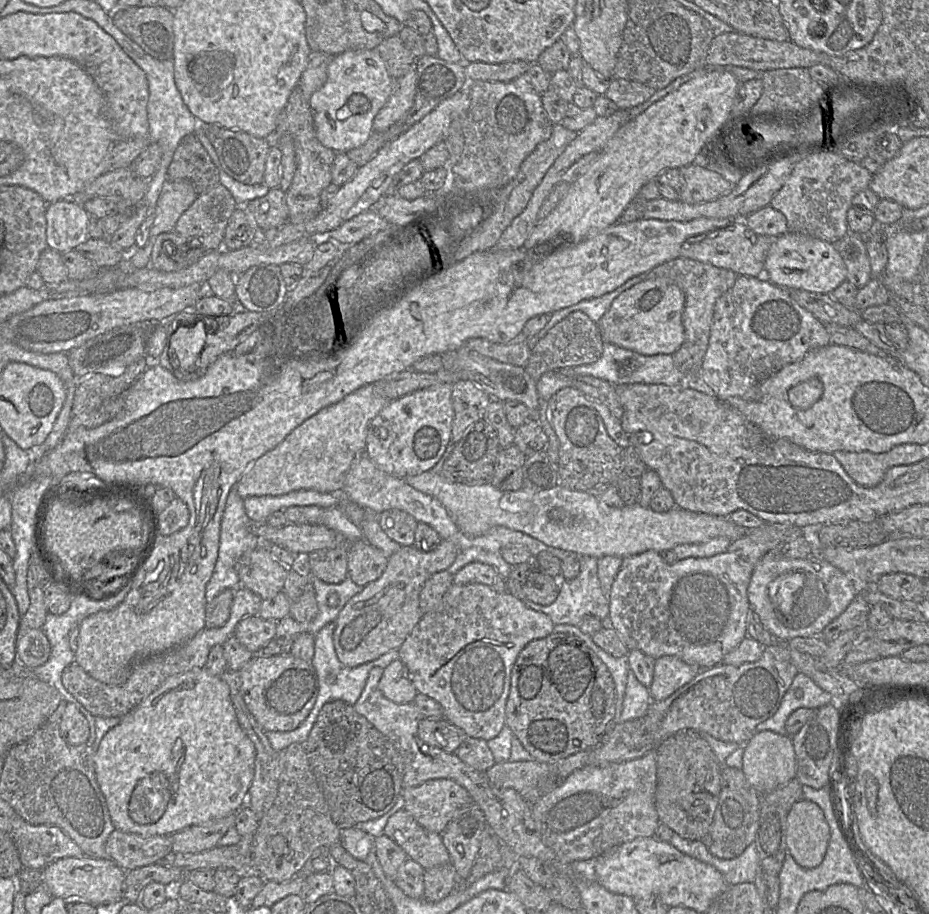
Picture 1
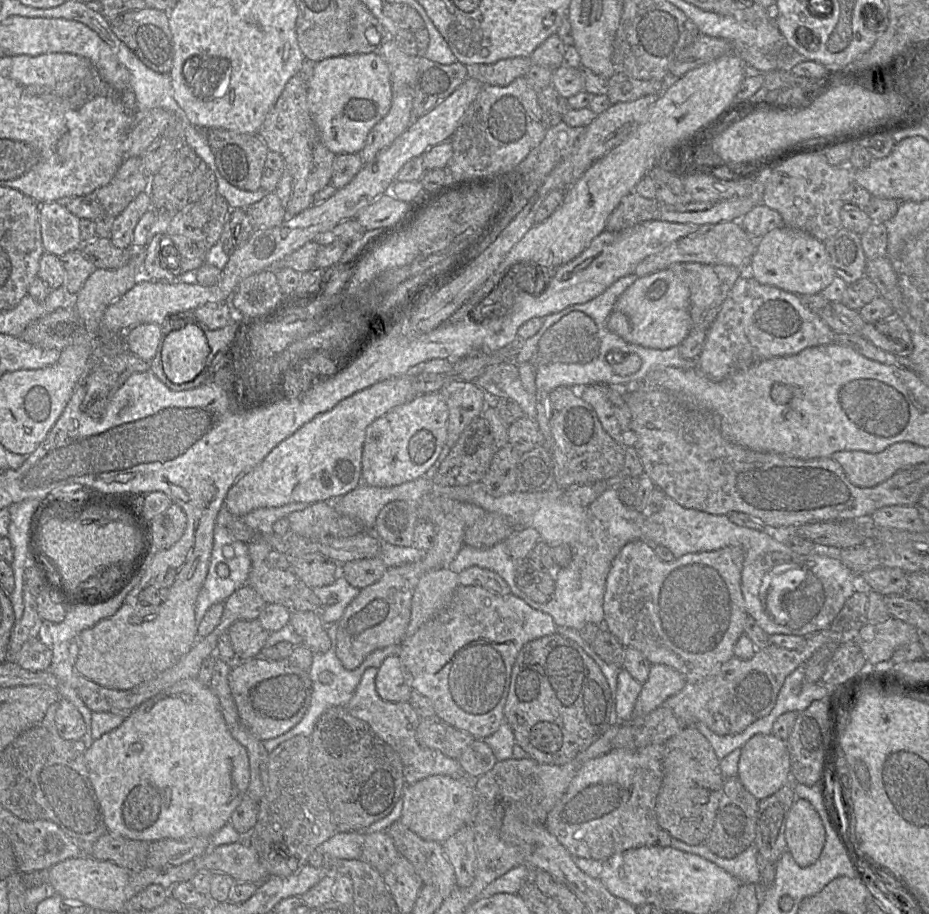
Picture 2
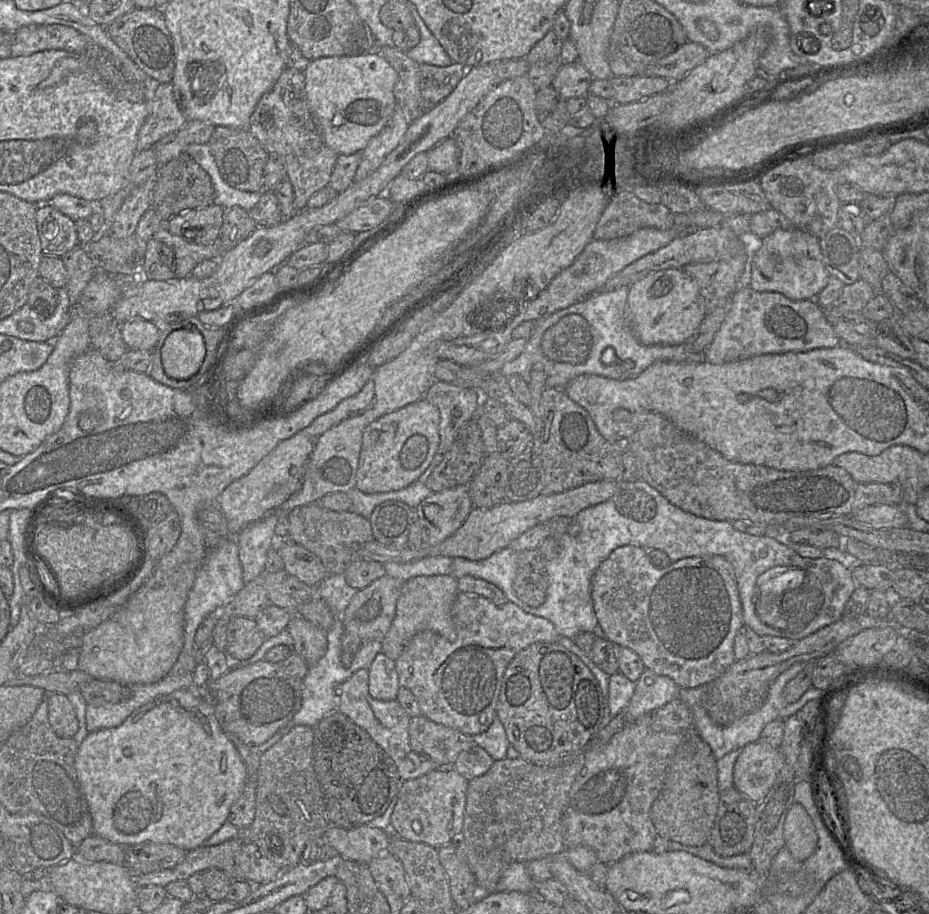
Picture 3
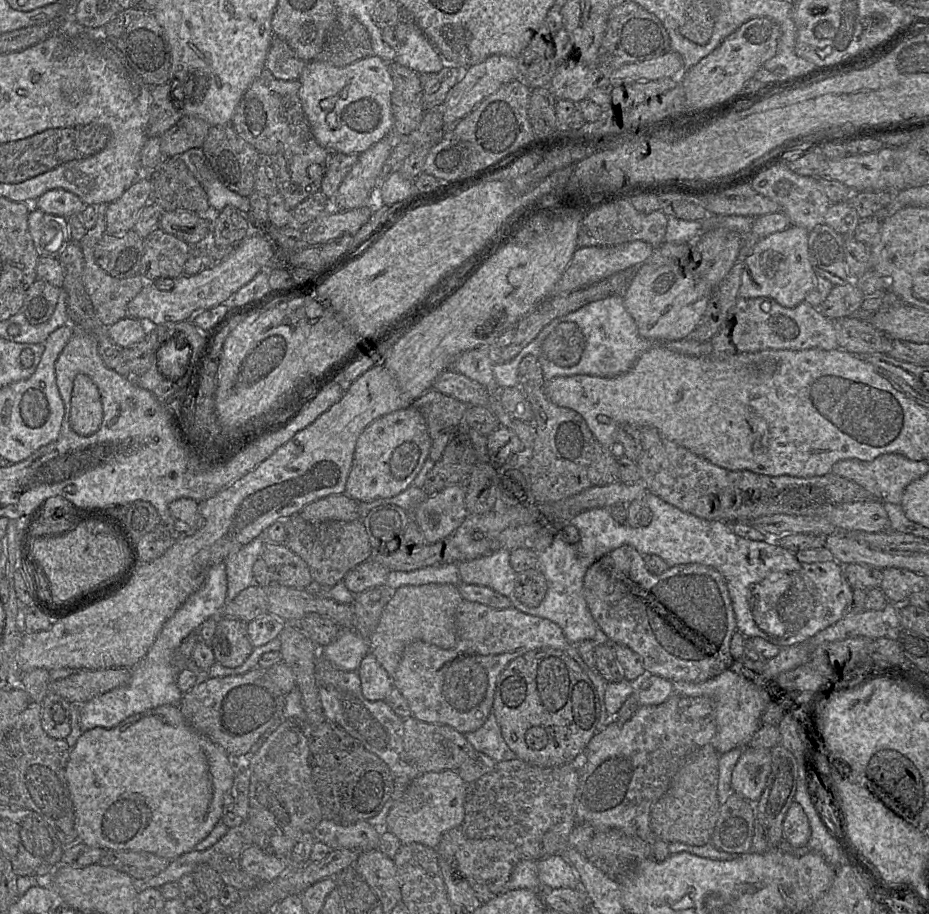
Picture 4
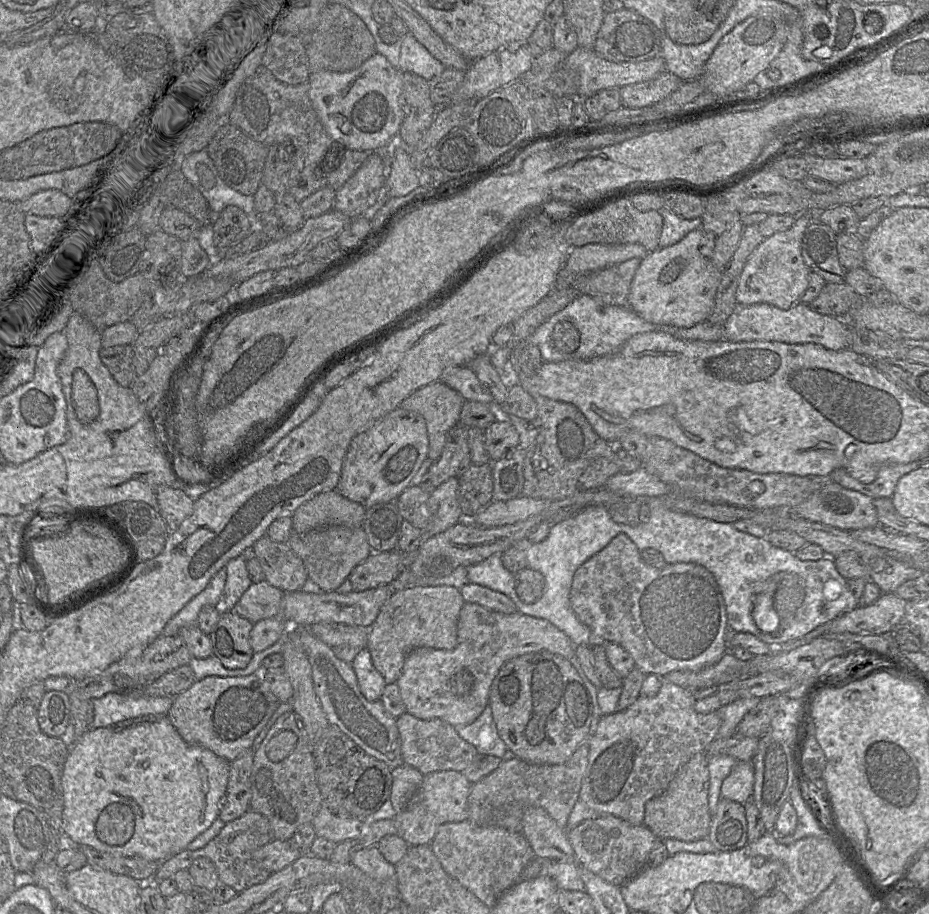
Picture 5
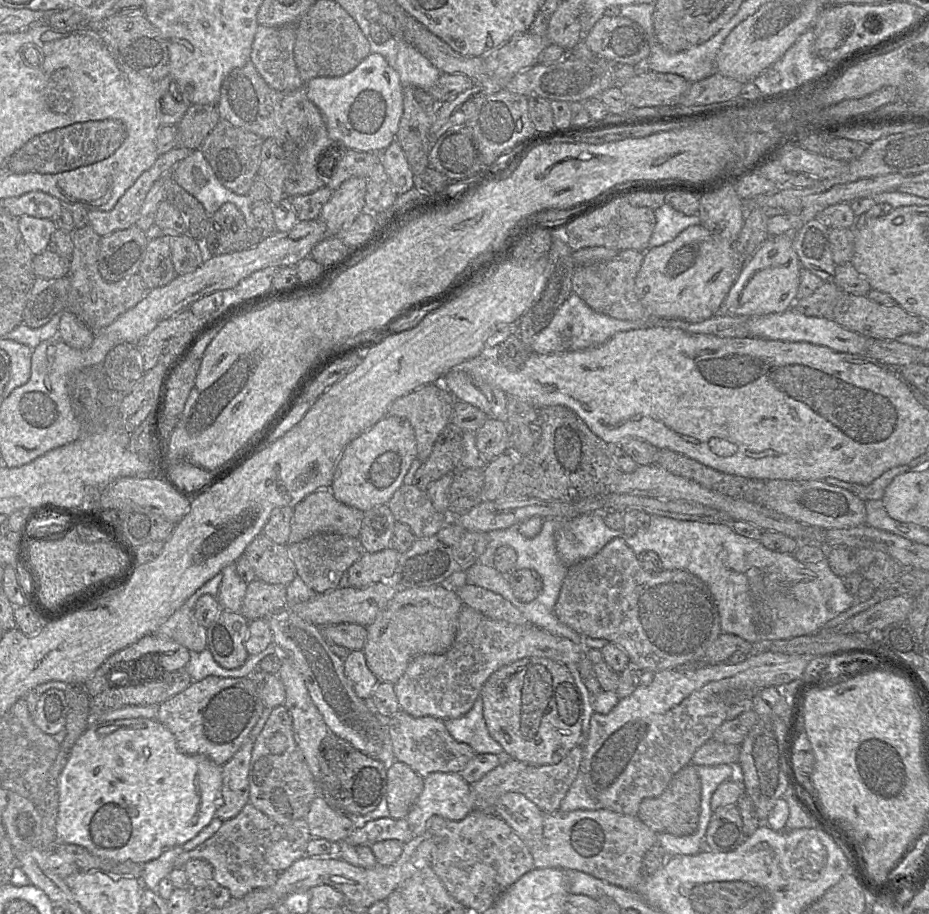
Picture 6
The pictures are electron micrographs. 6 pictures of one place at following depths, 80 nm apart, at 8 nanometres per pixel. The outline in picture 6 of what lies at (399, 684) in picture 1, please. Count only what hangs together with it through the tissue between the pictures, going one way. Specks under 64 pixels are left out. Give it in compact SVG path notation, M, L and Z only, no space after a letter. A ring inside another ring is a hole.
M362 650L348 652L344 659L344 671L357 696L370 704L370 699L379 680L368 668Z

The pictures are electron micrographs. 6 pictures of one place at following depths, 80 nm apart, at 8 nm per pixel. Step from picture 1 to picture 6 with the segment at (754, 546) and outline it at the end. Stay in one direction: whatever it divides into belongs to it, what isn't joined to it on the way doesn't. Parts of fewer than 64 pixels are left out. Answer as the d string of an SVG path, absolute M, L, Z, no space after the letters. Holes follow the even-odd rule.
M619 537L593 557L568 568L555 614L583 637L605 639L616 644L642 671L658 672L701 660L708 647L722 634L715 599L702 580L686 570L662 570L659 573L644 570L634 551Z

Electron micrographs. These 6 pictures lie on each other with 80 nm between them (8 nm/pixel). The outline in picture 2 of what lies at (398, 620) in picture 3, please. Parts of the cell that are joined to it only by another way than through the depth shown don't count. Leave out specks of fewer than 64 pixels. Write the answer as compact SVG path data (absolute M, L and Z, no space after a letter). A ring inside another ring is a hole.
M448 567L422 575L413 593L406 637L414 634L424 623L440 613L458 586L458 574Z

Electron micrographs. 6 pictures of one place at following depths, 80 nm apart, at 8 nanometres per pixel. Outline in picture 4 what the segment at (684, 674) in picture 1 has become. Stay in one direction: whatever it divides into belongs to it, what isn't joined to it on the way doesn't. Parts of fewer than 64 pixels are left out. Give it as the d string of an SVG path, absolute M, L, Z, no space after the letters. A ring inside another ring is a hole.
M644 671L635 681L630 682L634 687L639 706L659 705L674 693L670 680L647 671Z

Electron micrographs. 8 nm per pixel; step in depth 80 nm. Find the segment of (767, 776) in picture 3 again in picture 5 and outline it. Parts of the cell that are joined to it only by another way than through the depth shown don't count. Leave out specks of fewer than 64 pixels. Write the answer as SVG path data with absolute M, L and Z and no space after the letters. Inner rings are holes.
M737 761L730 774L723 780L721 798L745 803L753 793L754 767L751 761Z

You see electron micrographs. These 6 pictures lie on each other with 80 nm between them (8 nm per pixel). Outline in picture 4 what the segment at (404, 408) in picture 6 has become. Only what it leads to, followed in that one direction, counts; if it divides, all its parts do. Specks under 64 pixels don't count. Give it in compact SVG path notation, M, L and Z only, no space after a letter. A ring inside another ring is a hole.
M432 387L411 406L425 418L431 439L428 458L436 462L441 458L451 437L464 424L464 415L469 405Z

